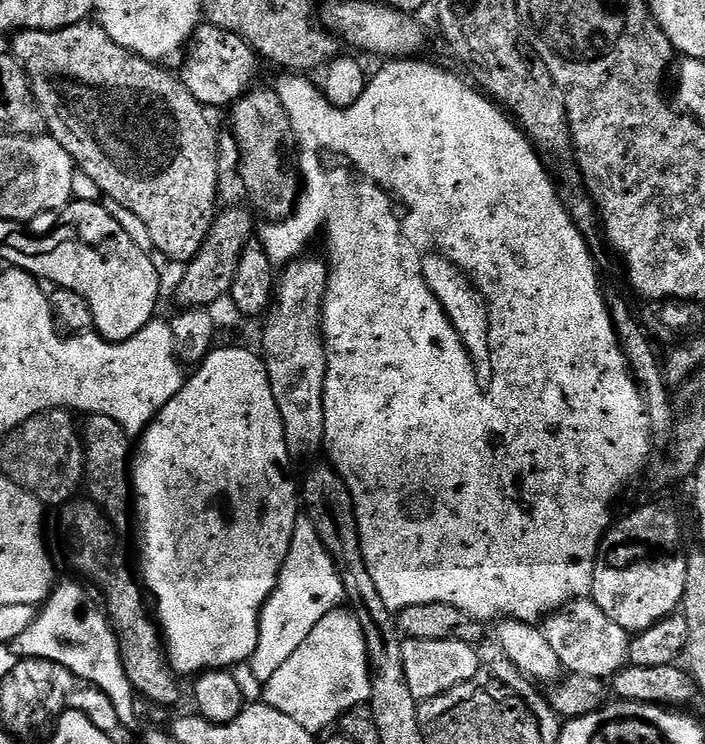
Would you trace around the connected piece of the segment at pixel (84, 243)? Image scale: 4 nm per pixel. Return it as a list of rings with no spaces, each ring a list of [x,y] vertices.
[[[97,201],[74,202],[62,211],[57,220],[59,228],[64,231],[63,238],[59,240],[52,236],[48,239],[52,246],[52,276],[47,276],[44,282],[82,296],[91,308],[93,329],[104,340],[120,343],[136,336],[155,317],[160,296],[160,276],[155,264],[144,252],[145,249],[136,244],[109,214],[107,207]]]

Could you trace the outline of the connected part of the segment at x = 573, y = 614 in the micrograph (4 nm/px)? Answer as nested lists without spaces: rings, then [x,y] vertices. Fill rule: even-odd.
[[[590,598],[573,600],[572,603],[553,612],[543,621],[542,631],[546,642],[558,654],[561,669],[573,676],[598,678],[607,681],[615,677],[629,663],[628,645],[630,634],[616,622],[610,622],[602,610]]]

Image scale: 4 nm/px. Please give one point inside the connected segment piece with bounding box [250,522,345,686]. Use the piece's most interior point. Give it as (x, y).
(308, 588)

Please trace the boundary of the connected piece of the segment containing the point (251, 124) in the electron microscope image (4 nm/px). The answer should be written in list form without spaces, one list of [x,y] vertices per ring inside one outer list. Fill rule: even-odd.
[[[253,87],[252,91],[242,100],[237,100],[230,109],[232,115],[232,125],[230,130],[236,137],[238,142],[238,150],[240,151],[240,166],[238,169],[238,177],[244,183],[244,192],[248,195],[247,203],[251,205],[257,213],[261,212],[268,222],[279,222],[288,219],[294,209],[296,202],[300,199],[301,181],[298,179],[297,173],[292,172],[284,165],[284,147],[290,144],[290,129],[288,126],[288,115],[286,114],[286,106],[282,106],[282,98],[271,87],[260,88]]]

